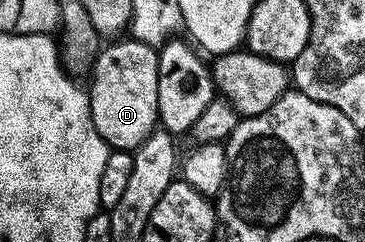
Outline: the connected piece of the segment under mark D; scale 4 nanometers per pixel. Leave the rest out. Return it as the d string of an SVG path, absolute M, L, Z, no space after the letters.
M114 40L103 45L98 51L98 59L94 61L92 77L89 79L88 93L90 96L90 111L92 112L92 124L96 124L96 132L115 150L137 150L148 136L153 134L159 125L158 120L158 50L143 42L133 40Z

